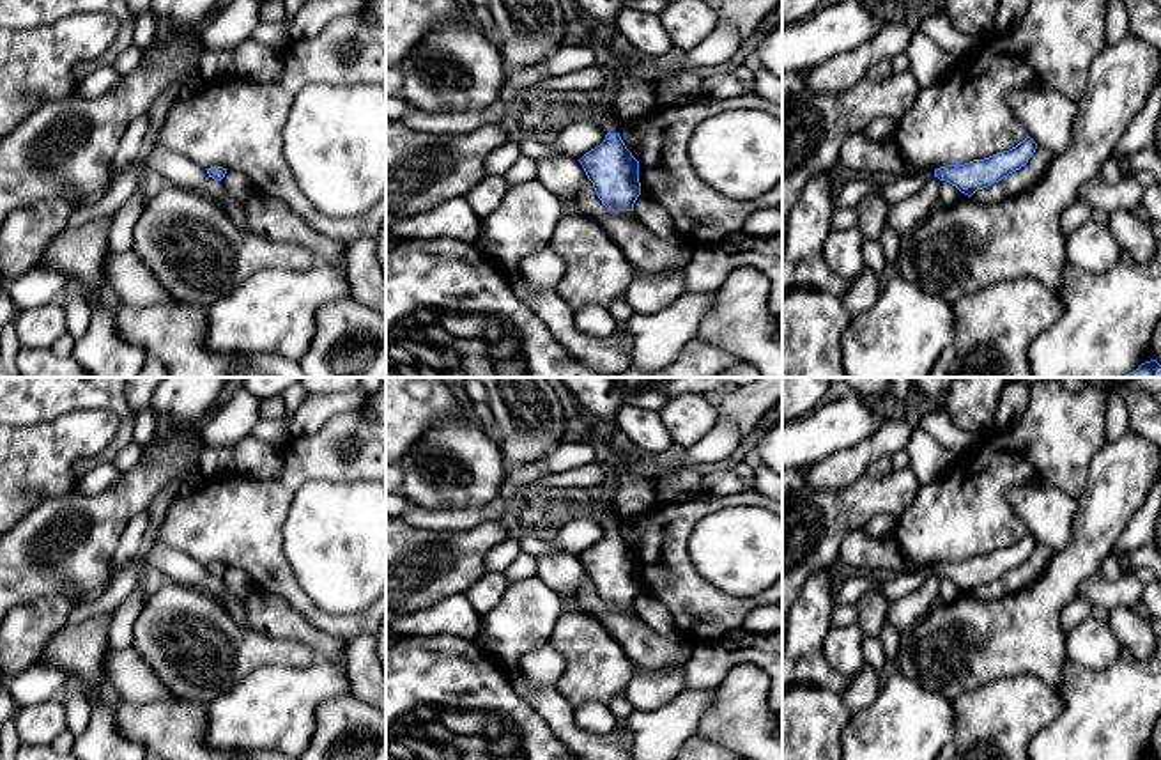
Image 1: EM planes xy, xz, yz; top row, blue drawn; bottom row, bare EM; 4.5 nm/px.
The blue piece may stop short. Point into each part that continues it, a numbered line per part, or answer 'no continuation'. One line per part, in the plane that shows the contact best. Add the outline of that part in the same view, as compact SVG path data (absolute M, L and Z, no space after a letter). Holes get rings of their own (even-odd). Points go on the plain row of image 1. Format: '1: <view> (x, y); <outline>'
1: xz (609, 521); M616 508L609 514L605 514L600 521L602 528L607 530L619 530L621 517L618 516Z

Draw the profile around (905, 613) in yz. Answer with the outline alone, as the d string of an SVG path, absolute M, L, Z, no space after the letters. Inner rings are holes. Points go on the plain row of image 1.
M933 574L920 588L890 602L887 620L899 634L911 632L929 615L933 604L940 599L940 579L938 574Z

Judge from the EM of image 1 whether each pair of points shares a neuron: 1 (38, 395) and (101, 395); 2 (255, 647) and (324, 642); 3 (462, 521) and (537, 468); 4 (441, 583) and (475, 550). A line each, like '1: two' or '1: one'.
1: one
2: two
3: one
4: one

